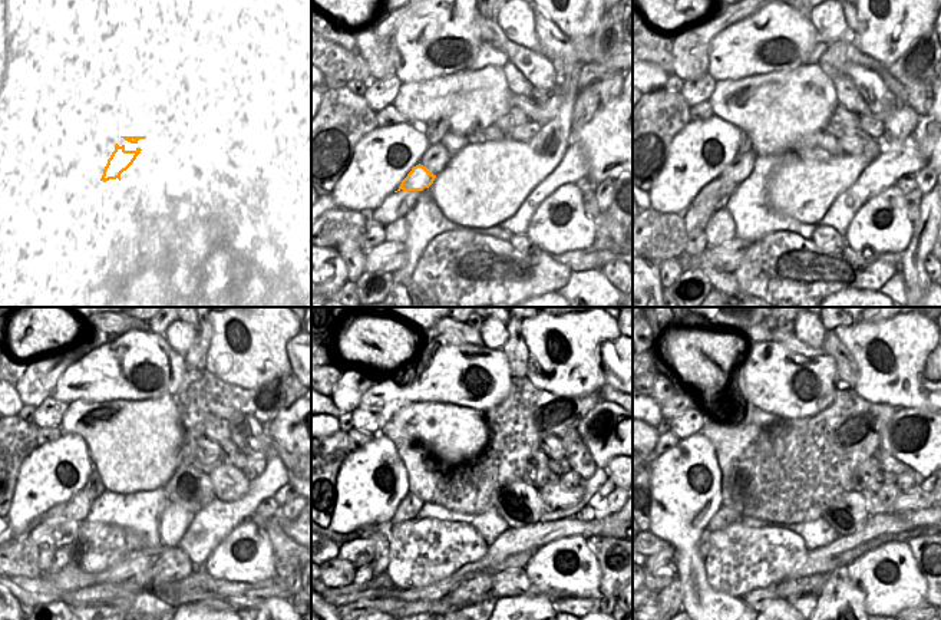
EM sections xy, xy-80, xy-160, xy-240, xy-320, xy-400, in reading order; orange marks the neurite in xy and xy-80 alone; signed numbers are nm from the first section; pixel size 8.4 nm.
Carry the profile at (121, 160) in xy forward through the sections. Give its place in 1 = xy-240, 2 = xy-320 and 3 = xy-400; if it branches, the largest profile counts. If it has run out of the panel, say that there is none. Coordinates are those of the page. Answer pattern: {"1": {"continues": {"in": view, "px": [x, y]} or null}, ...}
{"1": {"continues": {"in": "xy-240", "px": [40, 534]}}, "2": {"continues": {"in": "xy-320", "px": [359, 551]}}, "3": {"continues": {"in": "xy-400", "px": [666, 561]}}}

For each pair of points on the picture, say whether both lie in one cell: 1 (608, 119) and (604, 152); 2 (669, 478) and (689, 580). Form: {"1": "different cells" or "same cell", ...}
{"1": "same cell", "2": "same cell"}

